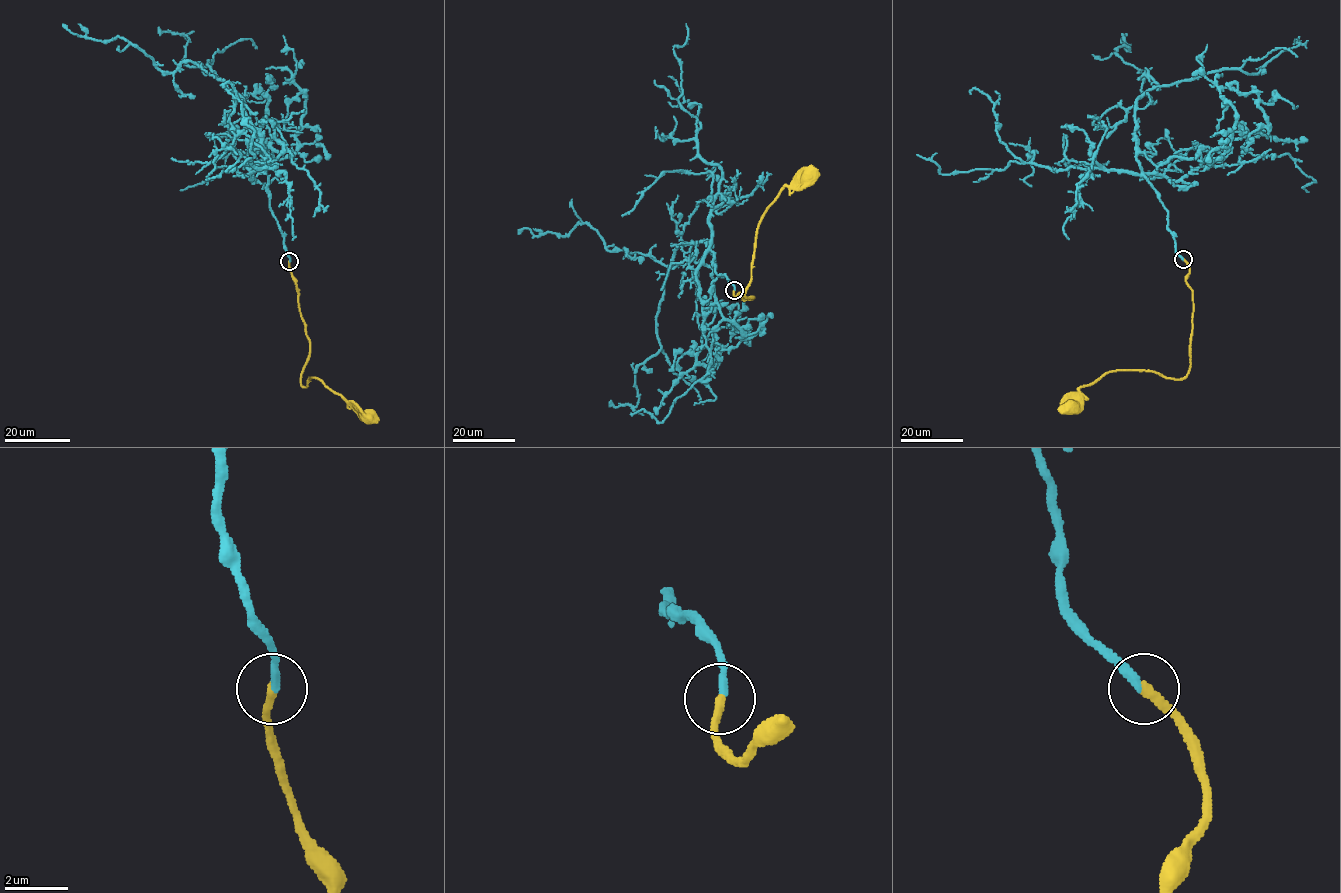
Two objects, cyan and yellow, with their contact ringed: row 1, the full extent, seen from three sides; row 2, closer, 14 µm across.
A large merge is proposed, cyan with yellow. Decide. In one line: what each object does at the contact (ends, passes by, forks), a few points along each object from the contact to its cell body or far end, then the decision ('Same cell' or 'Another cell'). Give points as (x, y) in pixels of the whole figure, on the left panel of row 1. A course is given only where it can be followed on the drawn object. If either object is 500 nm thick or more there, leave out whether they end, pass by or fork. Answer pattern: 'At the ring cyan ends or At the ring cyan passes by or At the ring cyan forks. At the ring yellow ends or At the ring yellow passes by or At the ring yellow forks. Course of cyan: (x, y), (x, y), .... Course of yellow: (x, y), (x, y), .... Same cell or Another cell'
At the ring cyan ends. At the ring yellow ends. Course of cyan: (289, 261), (270, 206), (260, 133), (245, 103), (212, 62), (190, 66), (188, 38), (158, 27). Course of yellow: (289, 261), (310, 343), (302, 386), (306, 387), (312, 377), (318, 378), (368, 418). Same cell

